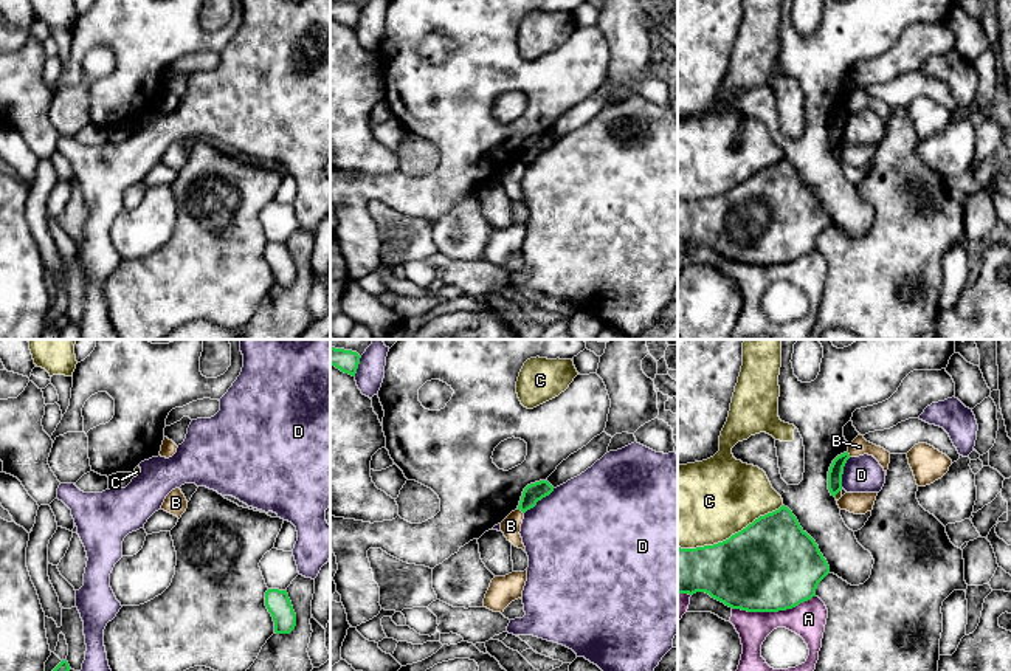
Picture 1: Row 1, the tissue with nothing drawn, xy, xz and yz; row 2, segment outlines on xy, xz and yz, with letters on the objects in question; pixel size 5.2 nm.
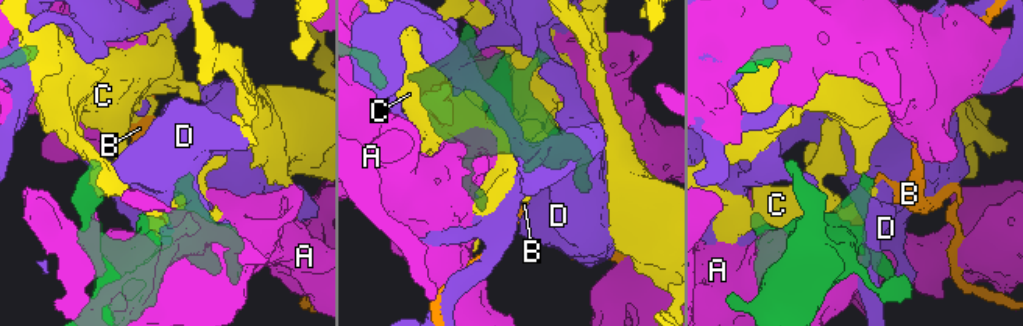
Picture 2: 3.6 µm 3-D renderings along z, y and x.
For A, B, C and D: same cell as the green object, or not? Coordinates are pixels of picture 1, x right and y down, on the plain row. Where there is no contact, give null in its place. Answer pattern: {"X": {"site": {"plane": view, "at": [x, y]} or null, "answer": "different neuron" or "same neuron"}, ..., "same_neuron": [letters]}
{"A": {"site": {"plane": "yz", "at": [772, 264]}, "answer": "different neuron"}, "B": {"site": {"plane": "xz", "at": [521, 163]}, "answer": "different neuron"}, "C": {"site": {"plane": "yz", "at": [731, 189]}, "answer": "different neuron"}, "D": {"site": {"plane": "xz", "at": [538, 152]}, "answer": "different neuron"}, "same_neuron": []}

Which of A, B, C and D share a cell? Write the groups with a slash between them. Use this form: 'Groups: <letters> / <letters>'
Groups: A / B / C / D

